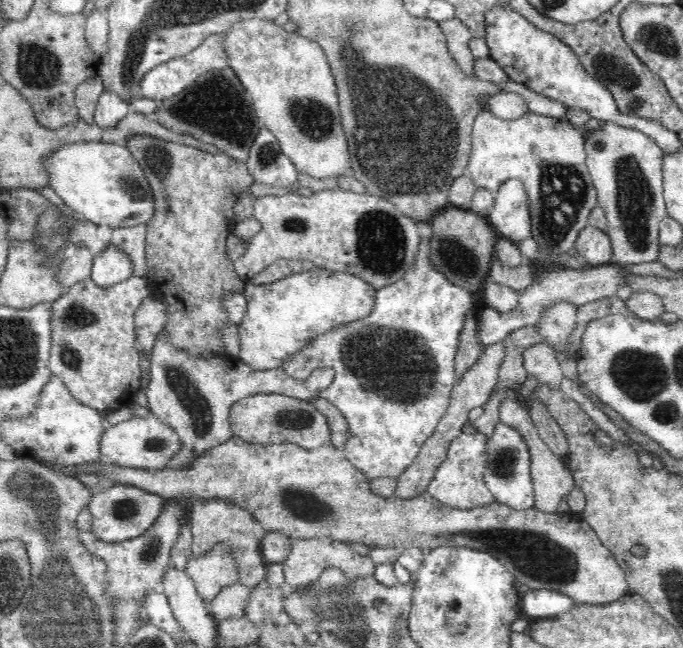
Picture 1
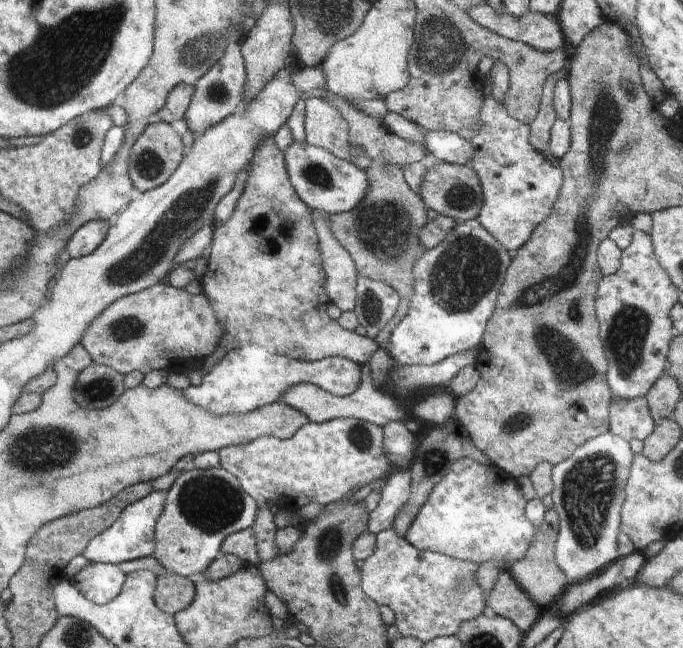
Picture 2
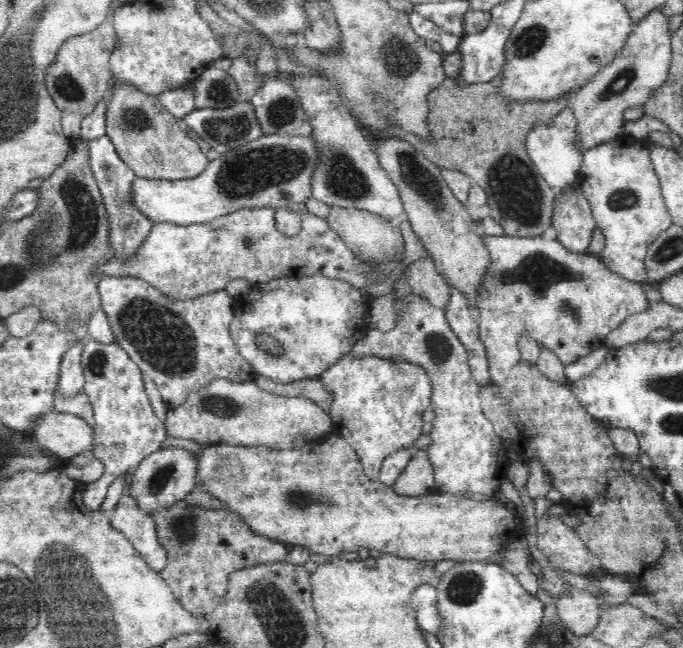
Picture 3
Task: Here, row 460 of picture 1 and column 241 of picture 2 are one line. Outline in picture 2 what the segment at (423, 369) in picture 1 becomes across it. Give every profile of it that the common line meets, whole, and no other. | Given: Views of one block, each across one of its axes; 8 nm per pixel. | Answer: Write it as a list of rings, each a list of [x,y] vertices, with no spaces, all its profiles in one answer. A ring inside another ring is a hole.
[[[246,345],[240,350],[226,353],[208,373],[204,373],[200,384],[184,389],[183,393],[190,402],[204,407],[209,413],[215,415],[244,414],[268,403],[278,401],[281,392],[298,383],[312,383],[334,396],[345,397],[352,394],[359,387],[361,374],[365,368],[344,357],[328,357],[319,361],[301,361],[284,355],[275,355],[260,345]]]

